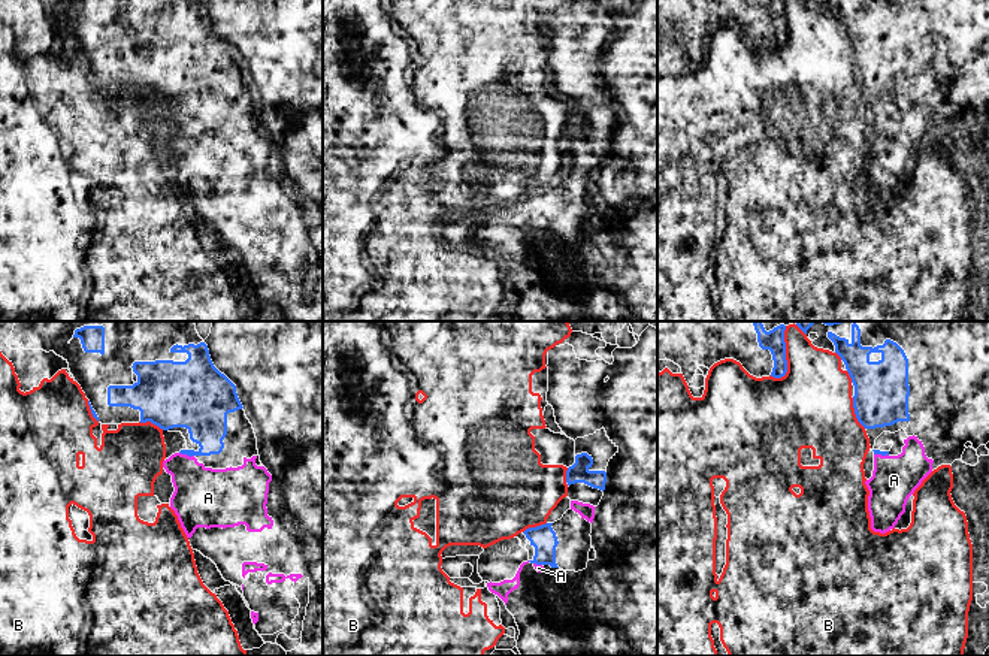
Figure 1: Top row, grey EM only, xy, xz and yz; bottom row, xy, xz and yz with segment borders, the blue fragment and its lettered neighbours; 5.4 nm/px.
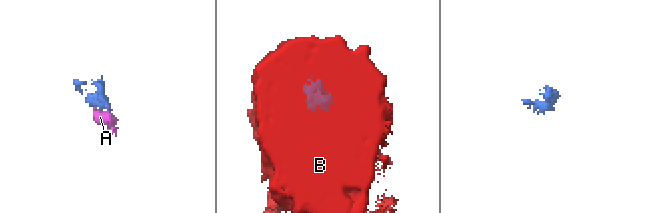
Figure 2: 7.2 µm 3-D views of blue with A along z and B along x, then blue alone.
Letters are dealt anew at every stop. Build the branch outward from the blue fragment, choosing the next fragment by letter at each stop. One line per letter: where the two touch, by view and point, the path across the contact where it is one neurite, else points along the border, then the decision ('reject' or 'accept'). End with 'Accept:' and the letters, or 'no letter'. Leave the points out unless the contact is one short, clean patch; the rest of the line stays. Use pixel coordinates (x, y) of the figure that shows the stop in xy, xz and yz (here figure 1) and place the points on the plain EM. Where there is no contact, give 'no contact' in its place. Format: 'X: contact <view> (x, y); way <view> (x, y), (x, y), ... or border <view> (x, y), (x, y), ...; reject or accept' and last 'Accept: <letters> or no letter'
A: contact xy (187, 120); accept
B: contact yz (786, 26); reject
Accept: A

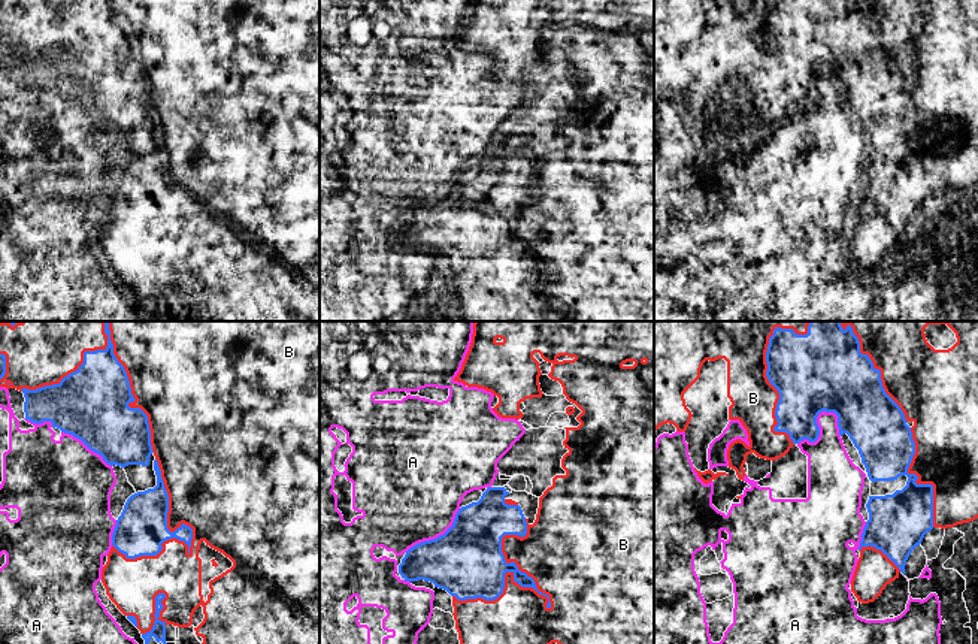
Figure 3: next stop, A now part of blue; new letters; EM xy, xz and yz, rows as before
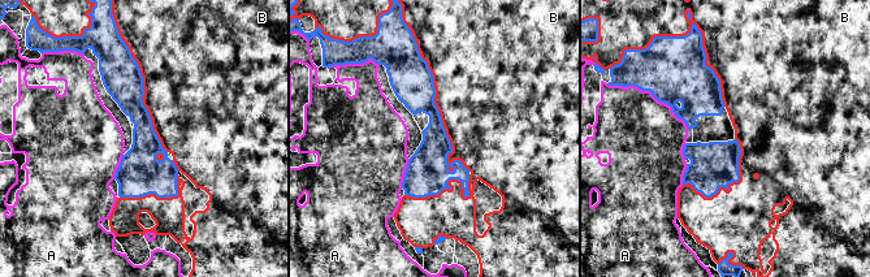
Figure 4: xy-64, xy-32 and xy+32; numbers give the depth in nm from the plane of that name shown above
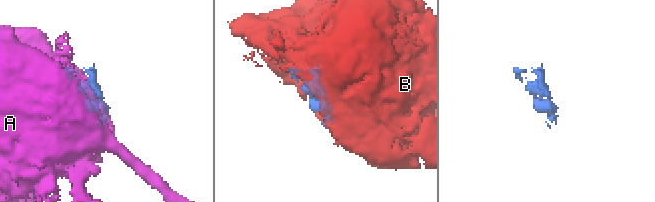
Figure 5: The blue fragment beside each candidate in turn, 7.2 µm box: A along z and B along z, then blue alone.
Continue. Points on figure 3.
A: contact yz (817, 91); reject
B: contact xz (530, 251); reject
Accept: no letter

